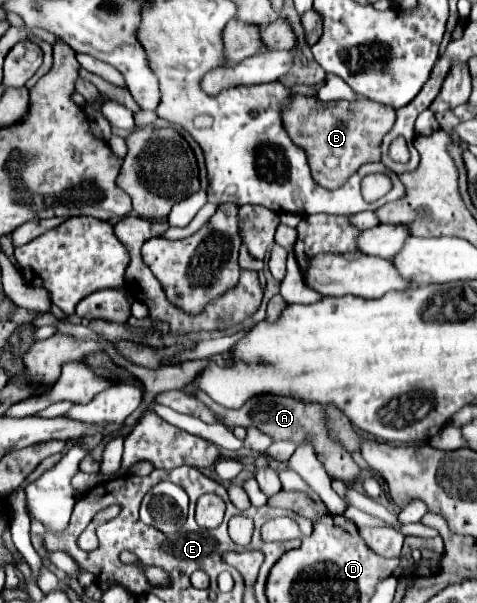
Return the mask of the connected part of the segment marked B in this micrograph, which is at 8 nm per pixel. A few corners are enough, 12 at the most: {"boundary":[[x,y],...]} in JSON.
{"boundary":[[298,94],[284,126],[330,190],[380,162],[394,108]]}

